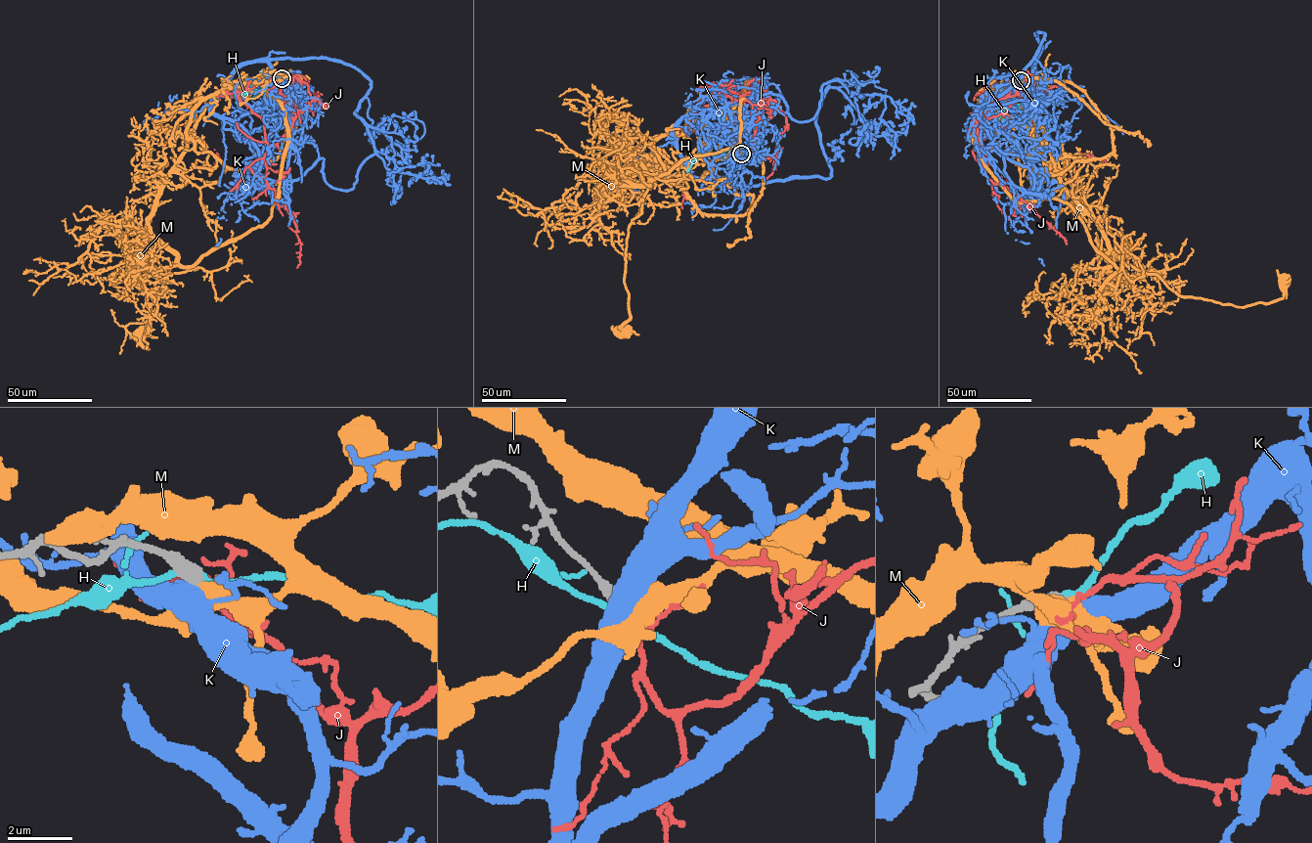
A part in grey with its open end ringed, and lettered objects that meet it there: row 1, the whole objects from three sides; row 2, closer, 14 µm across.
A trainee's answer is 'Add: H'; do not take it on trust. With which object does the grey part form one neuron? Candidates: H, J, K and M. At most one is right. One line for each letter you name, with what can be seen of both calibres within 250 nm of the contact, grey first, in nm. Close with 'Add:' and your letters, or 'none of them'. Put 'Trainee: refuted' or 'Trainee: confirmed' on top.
Trainee: refuted
J: Thickness 480 nm (grey) against 150 nm
Add: J

